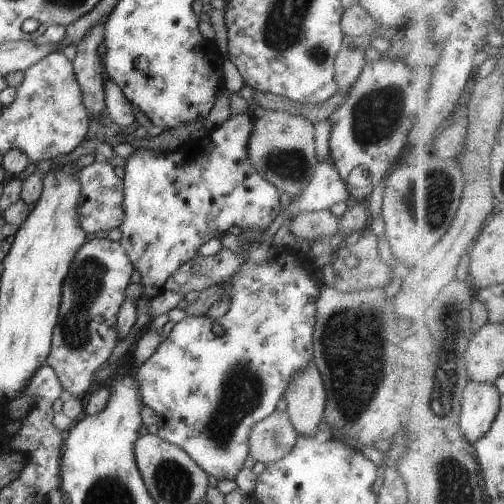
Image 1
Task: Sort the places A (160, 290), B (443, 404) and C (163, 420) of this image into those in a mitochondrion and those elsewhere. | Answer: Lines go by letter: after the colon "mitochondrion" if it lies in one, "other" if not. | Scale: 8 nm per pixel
A: other
B: mitochondrion
C: other

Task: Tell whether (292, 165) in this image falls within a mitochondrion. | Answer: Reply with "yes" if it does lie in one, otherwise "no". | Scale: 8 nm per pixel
yes

